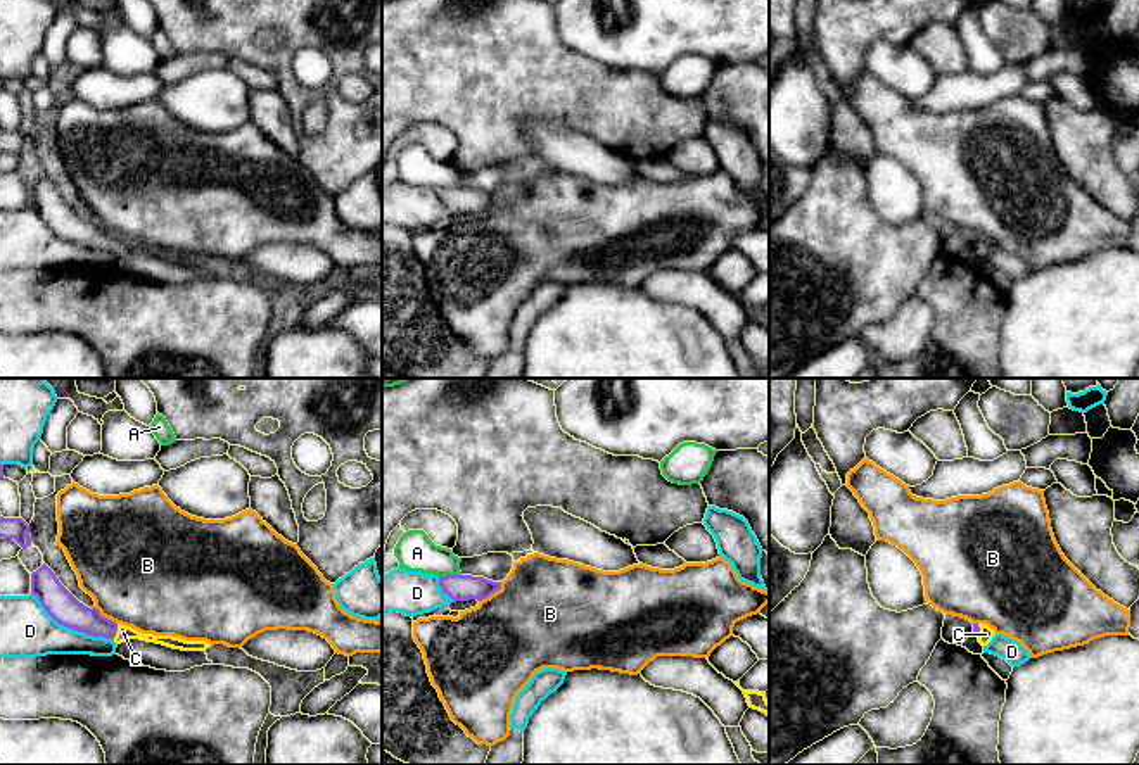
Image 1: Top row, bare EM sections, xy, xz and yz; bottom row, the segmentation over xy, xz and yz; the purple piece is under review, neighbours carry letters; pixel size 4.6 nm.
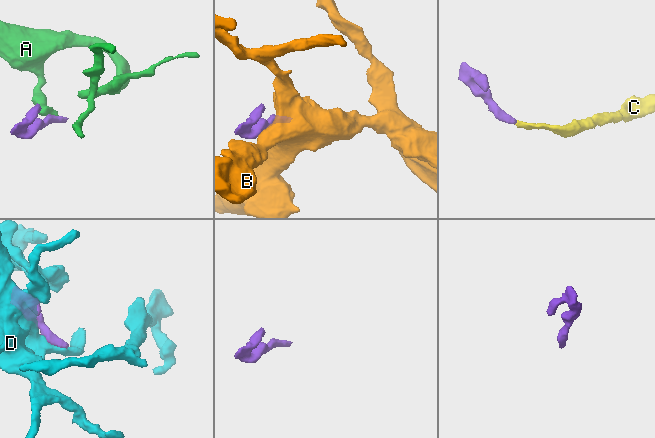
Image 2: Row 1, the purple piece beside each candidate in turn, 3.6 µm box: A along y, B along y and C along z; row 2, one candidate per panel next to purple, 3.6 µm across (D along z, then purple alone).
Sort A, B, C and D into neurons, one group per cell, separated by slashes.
A / B / C / D

